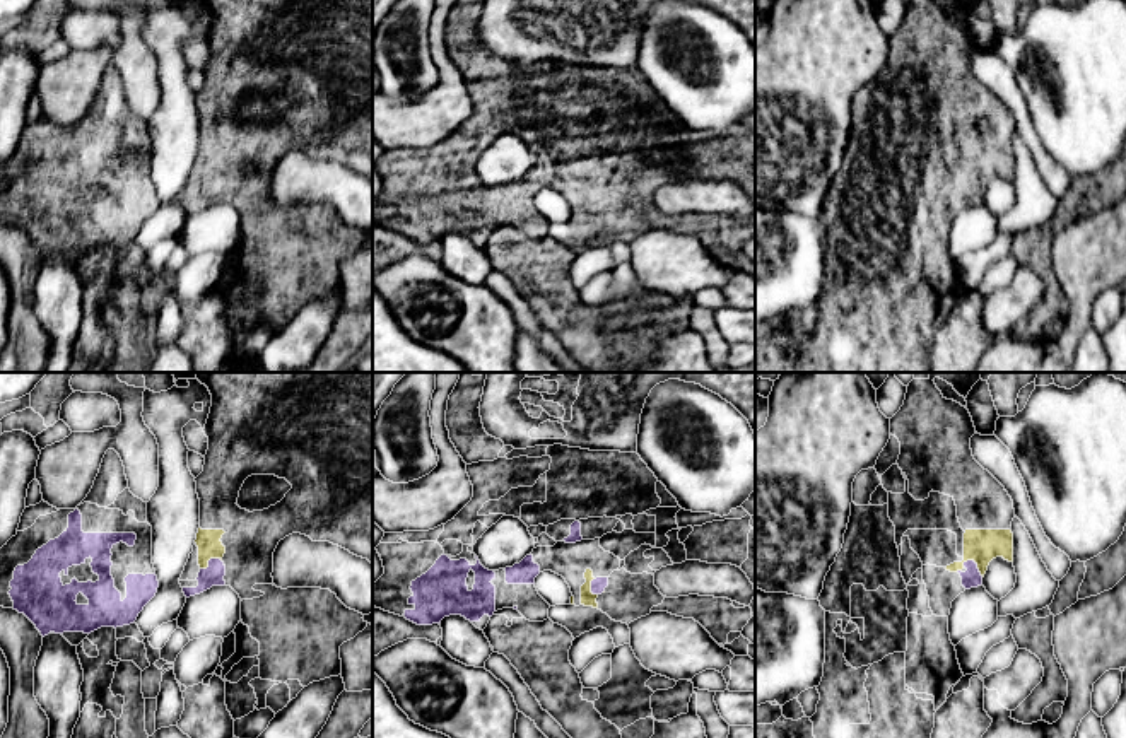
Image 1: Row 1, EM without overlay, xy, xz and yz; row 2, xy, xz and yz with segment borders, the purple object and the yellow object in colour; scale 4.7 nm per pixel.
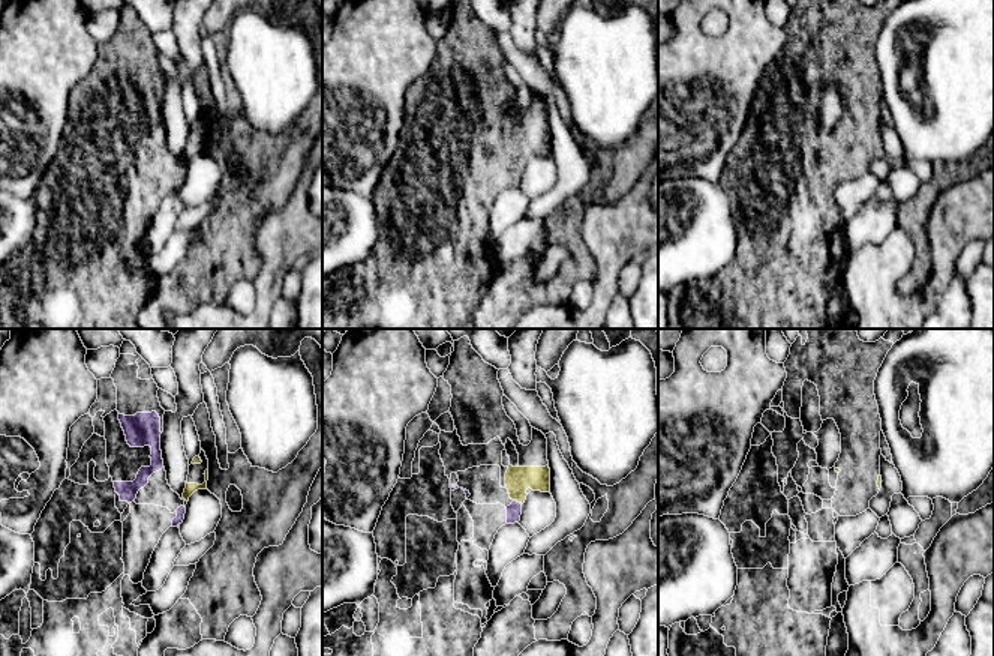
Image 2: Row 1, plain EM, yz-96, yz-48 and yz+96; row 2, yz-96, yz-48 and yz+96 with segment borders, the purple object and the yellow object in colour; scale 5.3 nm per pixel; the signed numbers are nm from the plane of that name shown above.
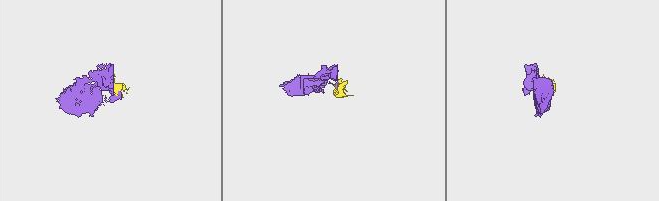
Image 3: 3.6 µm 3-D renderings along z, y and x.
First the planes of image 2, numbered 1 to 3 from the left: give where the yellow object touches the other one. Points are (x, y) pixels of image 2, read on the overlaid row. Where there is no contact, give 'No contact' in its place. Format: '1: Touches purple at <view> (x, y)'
1: No contact
2: No contact
3: No contact

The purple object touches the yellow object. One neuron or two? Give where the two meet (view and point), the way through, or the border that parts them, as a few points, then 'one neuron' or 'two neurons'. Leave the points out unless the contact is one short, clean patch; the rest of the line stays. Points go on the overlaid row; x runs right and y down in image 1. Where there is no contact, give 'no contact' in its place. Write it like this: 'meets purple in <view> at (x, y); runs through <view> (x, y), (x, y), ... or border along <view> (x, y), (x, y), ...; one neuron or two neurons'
meets purple in yz at (976, 564); one neuron

